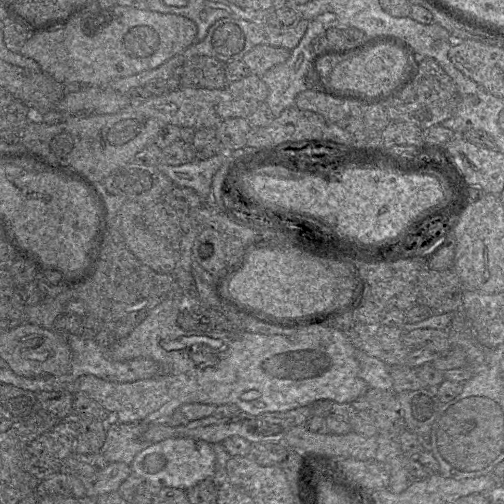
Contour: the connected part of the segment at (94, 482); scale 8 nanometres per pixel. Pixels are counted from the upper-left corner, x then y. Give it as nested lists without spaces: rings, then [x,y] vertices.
[[[123,462],[108,463],[93,475],[81,477],[86,496],[97,497],[118,490],[121,483],[131,474],[130,465]]]

